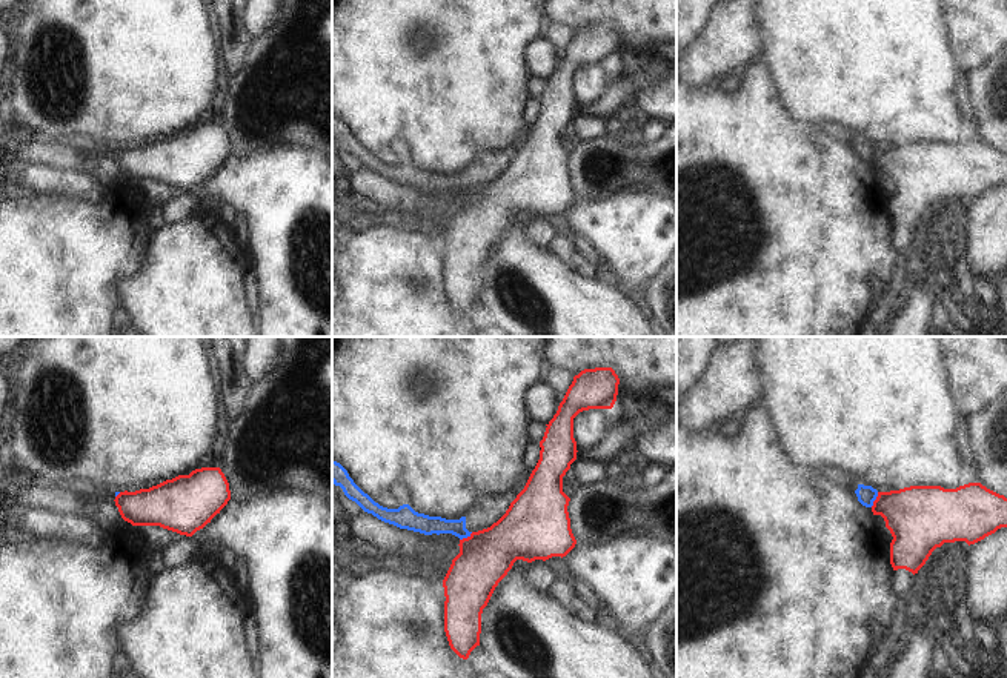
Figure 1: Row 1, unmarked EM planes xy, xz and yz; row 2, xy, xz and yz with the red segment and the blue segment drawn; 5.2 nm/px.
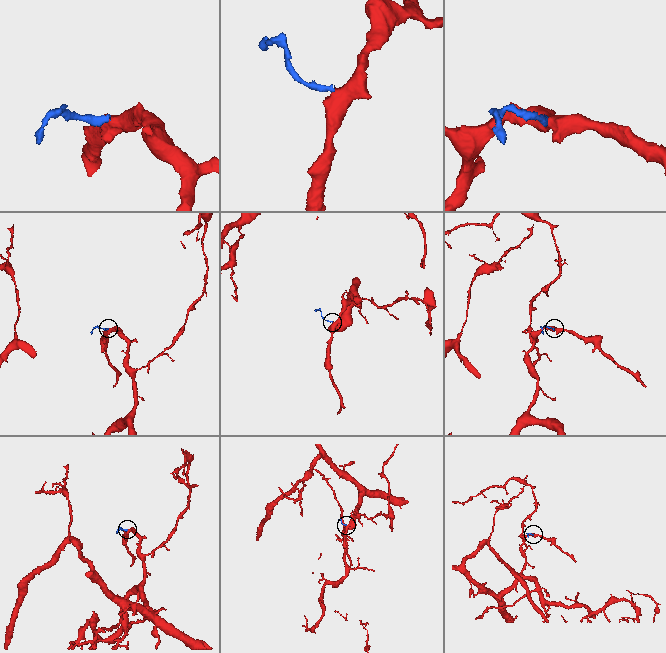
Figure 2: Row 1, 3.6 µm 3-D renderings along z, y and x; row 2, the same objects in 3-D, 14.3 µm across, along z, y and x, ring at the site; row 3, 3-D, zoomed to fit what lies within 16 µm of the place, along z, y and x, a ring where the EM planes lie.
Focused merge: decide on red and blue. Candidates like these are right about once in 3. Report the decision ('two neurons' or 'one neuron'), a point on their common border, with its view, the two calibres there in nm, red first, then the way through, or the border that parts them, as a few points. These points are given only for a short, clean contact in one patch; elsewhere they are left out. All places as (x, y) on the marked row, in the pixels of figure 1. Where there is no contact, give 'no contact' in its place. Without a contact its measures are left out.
two neurons; contact yz (875, 500); calibres 340 and 100 nm; border yz (878, 492), (870, 506)

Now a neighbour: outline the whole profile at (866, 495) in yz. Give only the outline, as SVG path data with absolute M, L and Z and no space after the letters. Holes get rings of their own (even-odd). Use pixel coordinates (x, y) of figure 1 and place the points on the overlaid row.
M852 483L850 489L856 495L858 501L866 507L872 507L873 501L878 497L878 490L873 489L872 486Z

